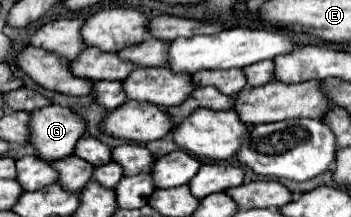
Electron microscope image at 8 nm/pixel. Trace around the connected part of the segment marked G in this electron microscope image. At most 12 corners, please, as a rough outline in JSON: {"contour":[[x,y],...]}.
{"contour":[[69,107],[31,113],[31,145],[43,159],[75,153],[87,125]]}

